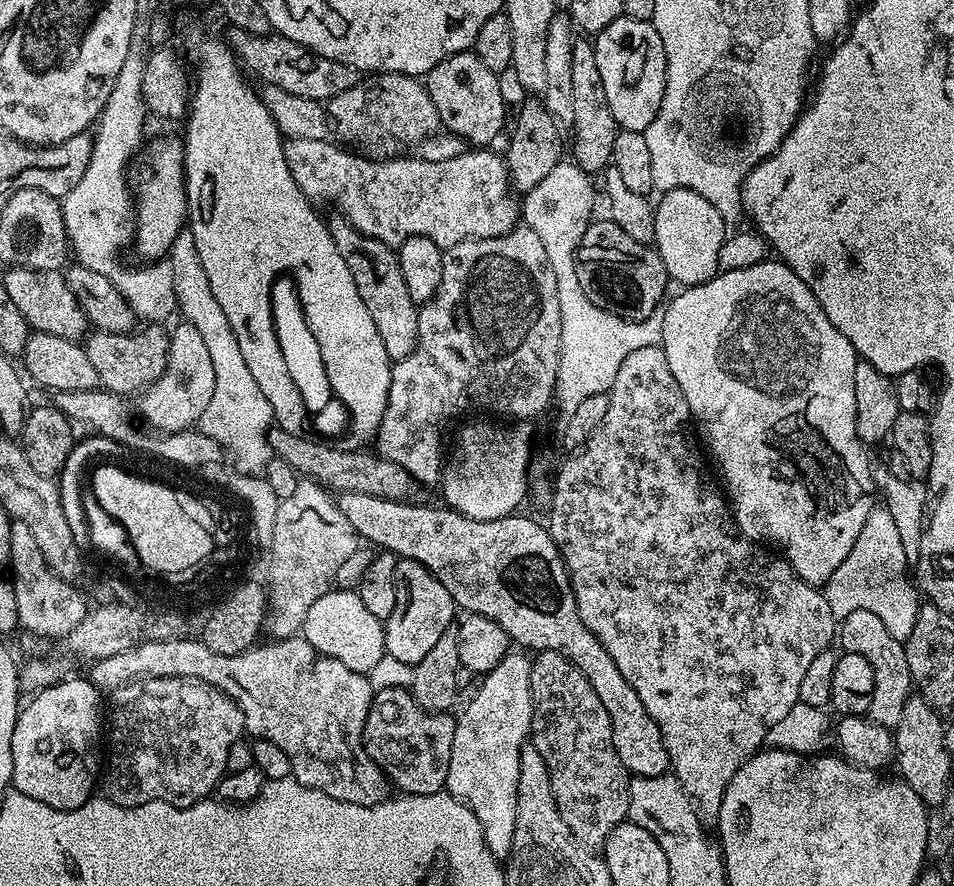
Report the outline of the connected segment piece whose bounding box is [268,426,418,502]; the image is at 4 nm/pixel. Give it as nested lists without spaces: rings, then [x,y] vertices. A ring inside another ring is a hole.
[[[273,426],[268,432],[268,441],[272,447],[272,455],[288,462],[297,474],[303,474],[307,479],[316,481],[322,488],[335,490],[337,493],[353,492],[354,494],[374,494],[387,500],[411,501],[418,491],[416,479],[402,466],[389,460],[381,460],[368,450],[343,452],[336,446],[319,444],[317,440],[308,440],[293,432],[287,432]]]

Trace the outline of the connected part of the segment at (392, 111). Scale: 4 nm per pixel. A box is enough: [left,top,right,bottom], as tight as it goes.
[326,72,442,146]

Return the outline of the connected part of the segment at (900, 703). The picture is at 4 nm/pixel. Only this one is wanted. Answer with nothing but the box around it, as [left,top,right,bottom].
[838,610,914,730]

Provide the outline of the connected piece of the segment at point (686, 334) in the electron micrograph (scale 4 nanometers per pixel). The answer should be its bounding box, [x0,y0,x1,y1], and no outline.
[662,258,878,585]

